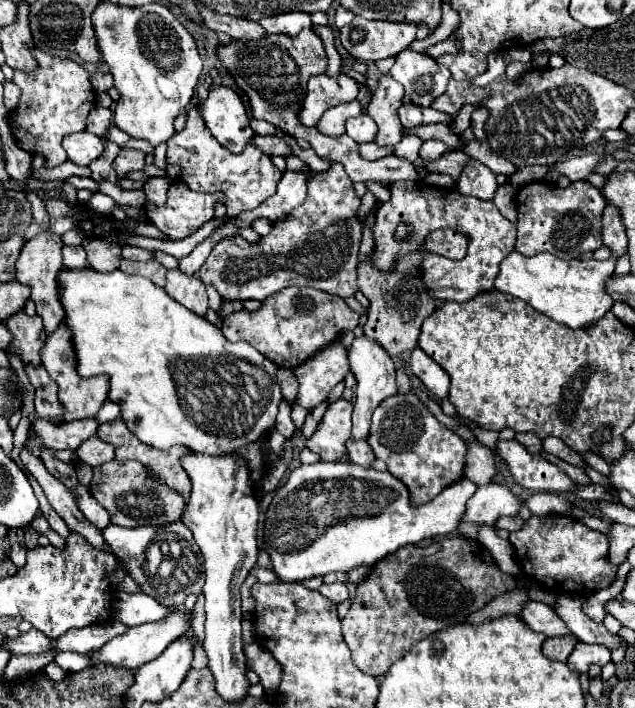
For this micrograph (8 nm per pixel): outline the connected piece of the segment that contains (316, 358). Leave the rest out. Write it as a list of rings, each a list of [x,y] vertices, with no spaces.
[[[342,339],[332,341],[328,347],[320,349],[316,355],[312,355],[312,359],[304,361],[296,369],[294,375],[300,383],[298,403],[306,409],[322,403],[328,393],[346,377],[348,371],[350,365],[346,357],[346,345]]]

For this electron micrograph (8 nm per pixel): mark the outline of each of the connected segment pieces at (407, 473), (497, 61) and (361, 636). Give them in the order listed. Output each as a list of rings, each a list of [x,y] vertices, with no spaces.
[[[414,393],[392,395],[376,407],[368,443],[376,459],[384,461],[388,471],[408,487],[414,507],[430,503],[442,489],[464,477],[466,441],[446,429]]]
[[[490,53],[490,55],[488,55],[488,71],[486,71],[484,75],[474,77],[472,83],[484,87],[484,85],[488,85],[490,81],[498,79],[500,75],[504,75],[504,71],[506,71],[506,65],[504,65],[504,59],[502,59],[502,53]]]
[[[454,533],[428,547],[418,547],[418,545],[402,547],[396,553],[380,559],[380,563],[376,563],[370,569],[366,579],[358,583],[356,597],[352,599],[350,609],[342,619],[342,633],[352,653],[352,661],[366,675],[372,677],[384,675],[388,667],[396,663],[396,659],[400,659],[414,643],[448,625],[466,621],[472,613],[480,611],[488,601],[514,587],[516,587],[516,577],[502,573],[482,543],[464,539],[462,535]]]

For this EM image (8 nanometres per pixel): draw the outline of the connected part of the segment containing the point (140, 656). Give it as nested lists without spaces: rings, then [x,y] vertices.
[[[174,609],[174,613],[164,621],[146,623],[146,625],[140,625],[140,627],[130,627],[124,635],[118,635],[118,637],[110,639],[104,647],[92,651],[90,665],[114,665],[114,667],[124,667],[124,669],[136,671],[144,663],[154,661],[174,639],[186,635],[188,631],[192,631],[192,627],[190,627],[190,611]]]

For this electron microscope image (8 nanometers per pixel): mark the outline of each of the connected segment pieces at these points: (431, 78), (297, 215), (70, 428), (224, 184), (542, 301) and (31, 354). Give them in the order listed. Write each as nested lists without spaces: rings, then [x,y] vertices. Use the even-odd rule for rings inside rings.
[[[404,49],[396,57],[390,75],[404,85],[406,95],[420,107],[430,107],[432,101],[444,93],[450,79],[450,71],[446,67],[434,63],[426,53],[410,49]]]
[[[340,163],[330,165],[328,171],[314,173],[308,181],[308,197],[306,201],[288,215],[288,219],[280,219],[280,223],[272,223],[272,231],[260,239],[260,243],[248,243],[246,239],[234,237],[216,243],[198,275],[206,285],[214,285],[222,299],[258,299],[264,301],[268,295],[284,289],[284,287],[314,287],[340,297],[354,297],[358,293],[356,283],[356,265],[360,255],[362,241],[362,221],[358,217],[358,209],[362,199],[358,197],[354,183],[348,179],[344,167]]]
[[[44,419],[34,421],[34,431],[38,433],[36,441],[26,441],[26,447],[38,457],[42,447],[50,447],[54,451],[58,449],[72,449],[76,451],[78,445],[90,437],[96,435],[98,421],[96,419],[78,419],[64,425],[52,425]]]
[[[192,107],[186,117],[186,127],[168,141],[168,163],[182,165],[180,179],[186,181],[192,191],[226,193],[228,217],[234,217],[244,209],[256,209],[264,199],[276,193],[282,171],[270,161],[268,155],[264,155],[264,151],[256,145],[248,145],[242,153],[234,155],[212,139],[212,133],[204,127],[204,119],[200,119],[200,111],[196,111],[196,107]]]
[[[512,251],[504,263],[500,263],[500,275],[496,277],[494,287],[502,293],[508,293],[516,299],[526,301],[536,311],[556,319],[572,329],[584,327],[600,319],[612,307],[612,297],[606,295],[604,283],[614,273],[616,258],[610,257],[606,261],[596,259],[556,259],[554,255],[540,253],[540,255],[520,255]]]
[[[24,311],[12,315],[6,321],[8,331],[12,333],[12,343],[6,353],[14,353],[22,359],[24,365],[40,367],[40,347],[46,343],[46,331],[40,317],[28,317]]]

